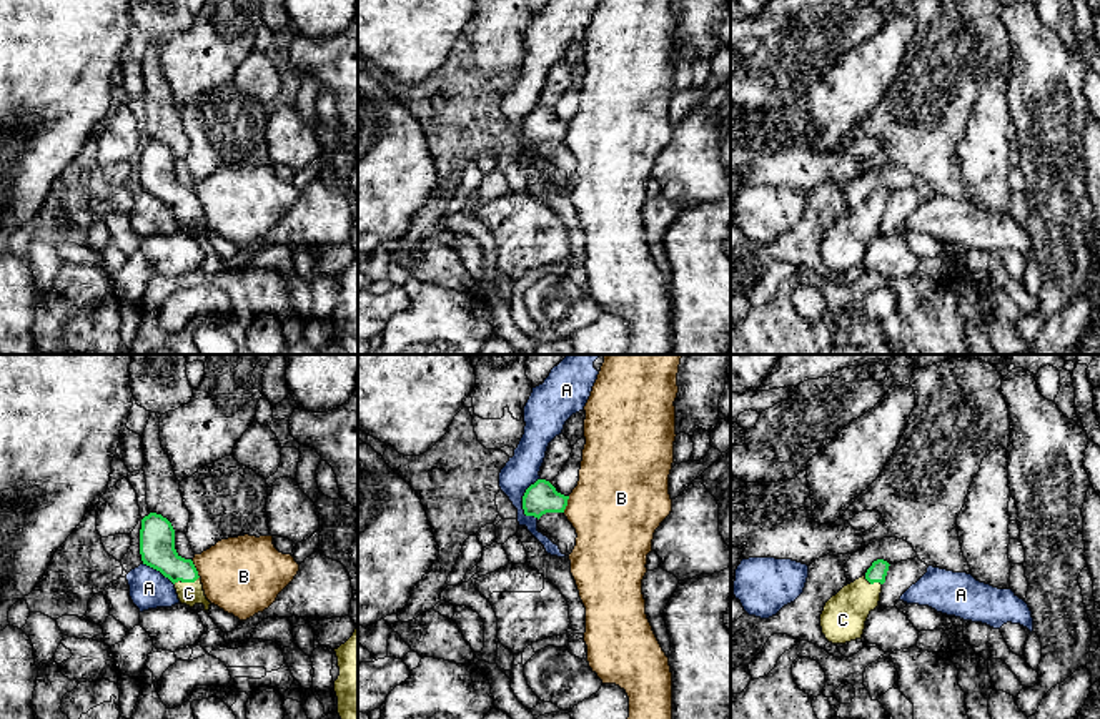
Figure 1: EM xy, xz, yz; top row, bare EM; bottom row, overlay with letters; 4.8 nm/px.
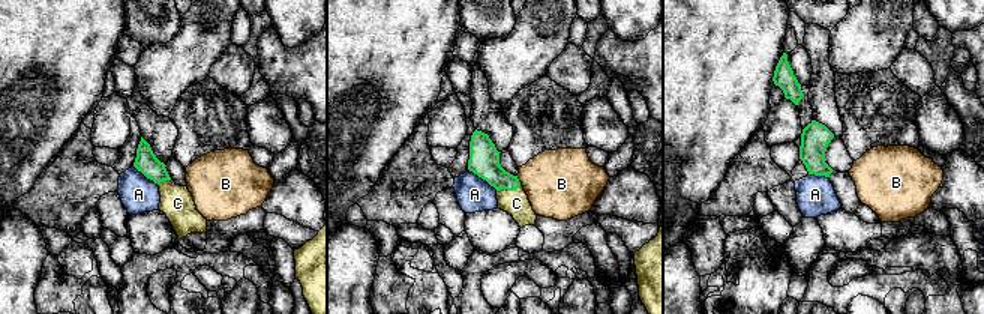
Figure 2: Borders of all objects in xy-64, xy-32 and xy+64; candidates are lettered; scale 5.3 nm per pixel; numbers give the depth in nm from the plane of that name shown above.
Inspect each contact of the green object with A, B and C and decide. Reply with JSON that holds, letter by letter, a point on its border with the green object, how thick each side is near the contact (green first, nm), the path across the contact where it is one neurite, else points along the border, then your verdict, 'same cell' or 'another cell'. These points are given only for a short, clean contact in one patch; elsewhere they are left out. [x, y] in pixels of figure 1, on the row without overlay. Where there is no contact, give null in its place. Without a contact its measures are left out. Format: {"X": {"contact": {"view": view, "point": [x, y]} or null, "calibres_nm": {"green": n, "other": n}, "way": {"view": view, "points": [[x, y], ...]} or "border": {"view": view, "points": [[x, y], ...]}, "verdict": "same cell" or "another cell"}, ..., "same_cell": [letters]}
{"A": {"contact": {"view": "xz", "point": [523, 123]}, "calibres_nm": {"green": 160, "other": 160}, "border": {"view": "xz", "points": [[540, 105], [523, 123], [523, 140], [526, 143]]}, "verdict": "another cell"}, "B": {"contact": {"view": "xy", "point": [195, 197]}, "calibres_nm": {"green": 180, "other": 380}, "border": {"view": "xy", "points": [[192, 188], [200, 203]]}, "verdict": "another cell"}, "C": {"contact": {"view": "xy", "point": [185, 208]}, "calibres_nm": {"green": 180, "other": 110}, "way": {"view": "xy", "points": [[157, 165], [157, 177], [185, 208], [188, 220]]}, "verdict": "same cell"}, "same_cell": ["C"]}

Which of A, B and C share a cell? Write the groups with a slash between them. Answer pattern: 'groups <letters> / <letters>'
groups A / B / C

